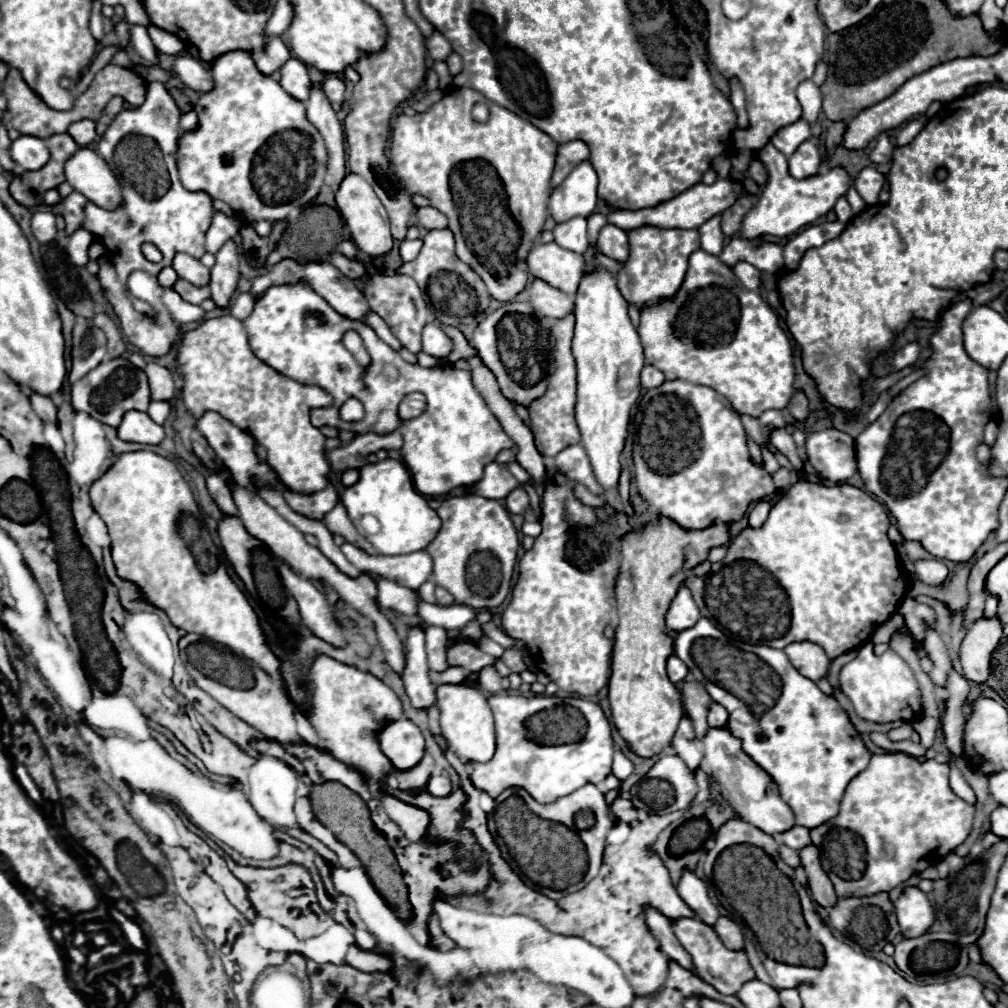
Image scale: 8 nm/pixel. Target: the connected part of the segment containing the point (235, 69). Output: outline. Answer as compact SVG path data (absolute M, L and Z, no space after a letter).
M225 52L211 64L215 88L201 94L195 104L199 116L199 128L181 136L181 150L177 152L177 166L181 184L187 190L203 190L211 198L227 202L233 210L241 212L245 220L255 224L257 220L285 220L289 212L285 208L265 208L261 196L253 184L249 184L249 168L257 148L261 148L277 132L296 129L313 138L313 148L325 146L322 136L307 120L303 102L289 96L277 80L257 70L249 52Z

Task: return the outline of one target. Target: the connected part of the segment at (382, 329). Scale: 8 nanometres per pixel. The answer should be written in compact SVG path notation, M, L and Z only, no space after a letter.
M367 312L365 314L365 322L377 332L377 336L383 340L383 342L387 342L393 350L399 350L401 348L401 344L397 342L397 338L391 334L391 330L389 330L389 326L381 320L381 316L377 316L377 312Z

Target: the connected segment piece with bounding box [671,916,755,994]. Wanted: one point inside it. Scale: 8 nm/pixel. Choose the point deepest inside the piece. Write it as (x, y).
(726, 970)

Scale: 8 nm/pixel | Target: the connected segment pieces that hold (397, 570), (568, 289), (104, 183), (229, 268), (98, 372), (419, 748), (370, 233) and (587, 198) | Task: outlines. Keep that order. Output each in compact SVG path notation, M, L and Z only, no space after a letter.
M345 542L341 546L345 558L361 572L375 572L387 580L393 580L405 588L417 590L431 574L433 560L427 550L411 552L409 556L373 556L361 552L361 548Z
M555 242L535 246L527 256L533 278L541 278L565 294L575 294L583 278L583 256L561 248Z
M77 148L65 162L65 180L81 192L89 202L105 210L115 210L121 204L121 186L111 168L91 148Z
M227 240L215 256L217 256L217 262L211 268L209 290L215 304L225 308L229 306L231 296L237 288L237 280L239 280L239 254L237 254L235 242Z
M113 358L101 362L93 372L89 372L87 376L83 376L79 382L73 384L71 402L77 412L87 412L93 418L117 428L129 410L145 412L149 408L151 404L149 380L147 374L141 368L133 366L127 358Z
M407 718L389 722L379 732L379 744L383 754L391 760L397 770L413 768L425 750L425 740L421 730Z
M347 174L345 180L341 182L337 194L335 194L337 208L345 220L345 224L351 230L351 238L357 244L359 250L363 250L369 256L387 256L393 250L393 236L389 230L389 216L387 210L383 208L381 200L373 192L371 184L363 180L359 174Z
M583 160L557 186L549 200L549 210L555 222L565 222L575 216L589 216L597 206L597 172L589 160Z

